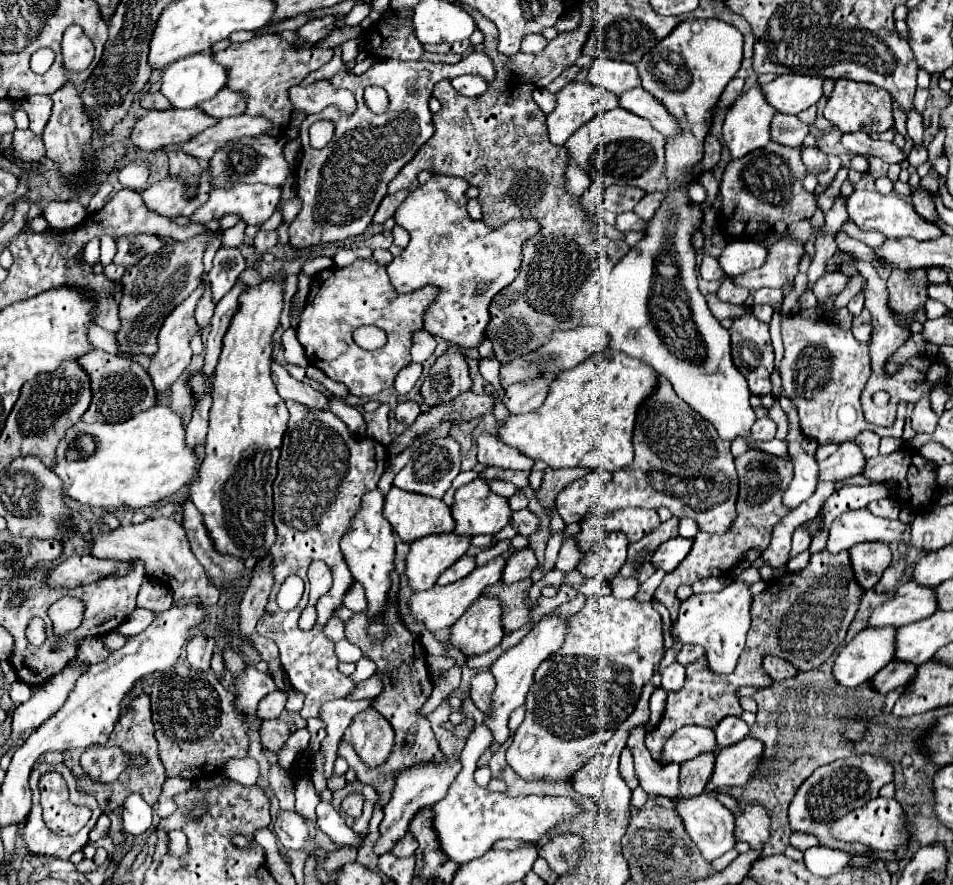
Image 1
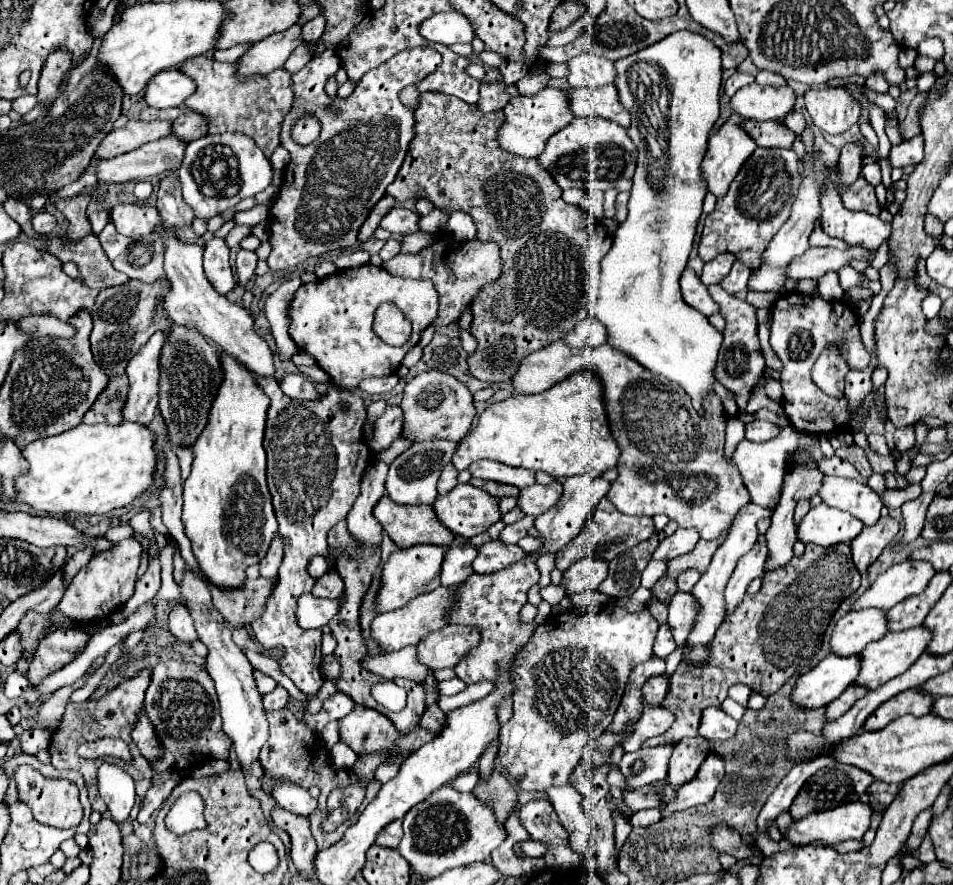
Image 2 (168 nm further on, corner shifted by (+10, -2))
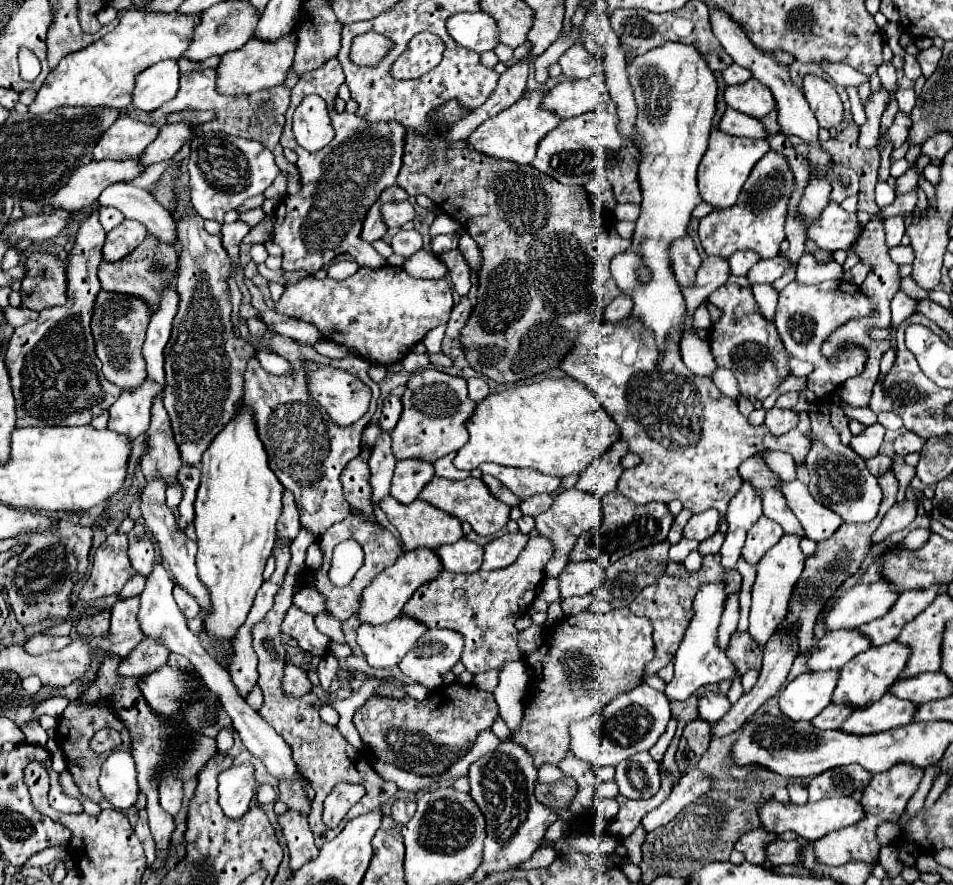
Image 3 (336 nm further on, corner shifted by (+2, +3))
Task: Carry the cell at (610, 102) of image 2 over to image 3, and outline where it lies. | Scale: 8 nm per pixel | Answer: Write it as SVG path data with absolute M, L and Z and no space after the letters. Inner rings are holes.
M592 75L580 81L562 81L552 87L544 99L544 107L558 113L562 119L590 111L616 113L618 109L608 93L604 75Z

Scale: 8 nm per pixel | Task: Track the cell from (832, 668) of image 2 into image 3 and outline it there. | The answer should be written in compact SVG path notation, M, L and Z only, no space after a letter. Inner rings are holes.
M806 671L790 681L780 693L780 709L792 721L812 721L832 703L840 671Z

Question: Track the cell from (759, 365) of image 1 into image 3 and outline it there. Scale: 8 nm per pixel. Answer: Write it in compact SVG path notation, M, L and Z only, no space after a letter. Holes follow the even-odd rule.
M726 283L720 289L716 289L708 297L708 301L720 307L724 313L722 321L710 329L710 349L716 363L724 369L730 369L736 375L742 397L750 401L764 401L790 373L788 371L790 357L784 353L784 345L774 325L762 317L750 287Z

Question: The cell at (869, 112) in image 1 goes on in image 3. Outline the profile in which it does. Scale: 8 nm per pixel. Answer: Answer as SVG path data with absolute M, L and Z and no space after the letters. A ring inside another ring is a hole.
M816 75L804 77L804 95L810 103L810 109L814 111L820 127L832 129L844 119L844 105L832 87L832 83L824 81Z

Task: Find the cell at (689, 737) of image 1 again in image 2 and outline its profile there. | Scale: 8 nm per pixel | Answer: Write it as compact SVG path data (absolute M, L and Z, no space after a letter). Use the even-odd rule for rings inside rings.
M668 744L624 754L624 758L620 760L620 772L626 780L628 790L636 790L656 780L664 780L668 774L668 760L672 750L674 746Z

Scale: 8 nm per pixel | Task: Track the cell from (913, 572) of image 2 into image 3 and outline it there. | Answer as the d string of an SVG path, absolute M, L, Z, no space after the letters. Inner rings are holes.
M884 579L870 585L852 587L828 611L826 629L854 629L872 619L884 617L898 597L900 593Z

